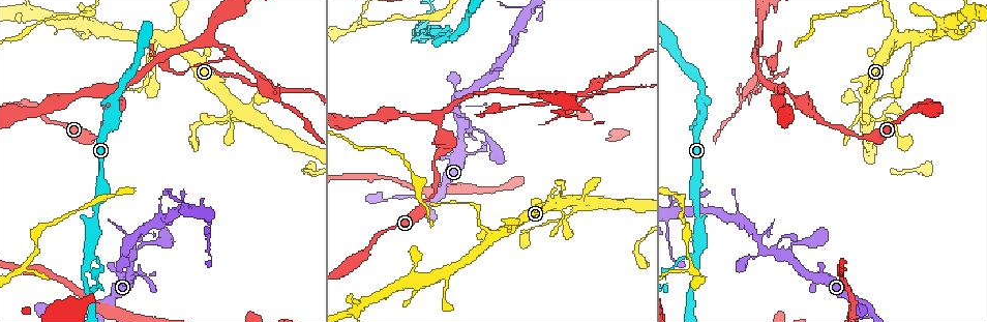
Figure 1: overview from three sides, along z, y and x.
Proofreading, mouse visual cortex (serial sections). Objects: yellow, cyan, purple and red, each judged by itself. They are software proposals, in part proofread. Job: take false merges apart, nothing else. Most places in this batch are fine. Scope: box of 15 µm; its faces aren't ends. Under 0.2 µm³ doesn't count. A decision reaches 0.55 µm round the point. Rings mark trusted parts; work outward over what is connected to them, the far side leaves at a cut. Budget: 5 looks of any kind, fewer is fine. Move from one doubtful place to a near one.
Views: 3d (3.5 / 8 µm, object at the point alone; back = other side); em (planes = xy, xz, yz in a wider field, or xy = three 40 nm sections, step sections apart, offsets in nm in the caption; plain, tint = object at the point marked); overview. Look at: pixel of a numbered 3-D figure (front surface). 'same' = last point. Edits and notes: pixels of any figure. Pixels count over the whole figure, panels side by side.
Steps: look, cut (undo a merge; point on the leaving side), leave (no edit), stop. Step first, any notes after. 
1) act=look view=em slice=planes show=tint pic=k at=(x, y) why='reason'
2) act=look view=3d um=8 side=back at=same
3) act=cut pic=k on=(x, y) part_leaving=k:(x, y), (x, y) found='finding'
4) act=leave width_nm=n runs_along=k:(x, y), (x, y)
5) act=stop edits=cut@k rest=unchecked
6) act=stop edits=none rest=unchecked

act=look view=3d um=3.5 pic=1 at=(759, 44) why='a fork'

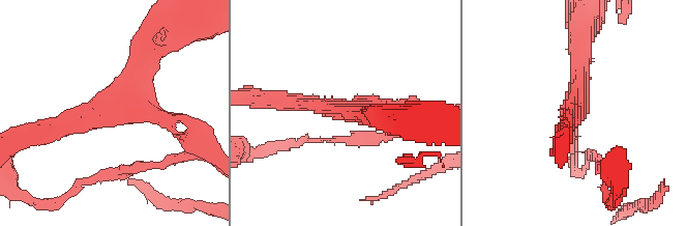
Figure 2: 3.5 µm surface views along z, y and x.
act=look view=em slice=xy step=2 show=tint pic=2 at=(124, 109) why='shape alone is not enough'

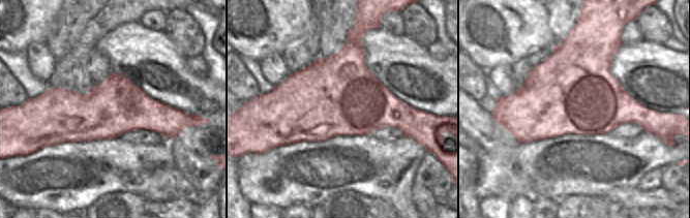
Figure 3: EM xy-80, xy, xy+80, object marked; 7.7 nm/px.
act=look view=em slice=xy step=5 show=tint at=same

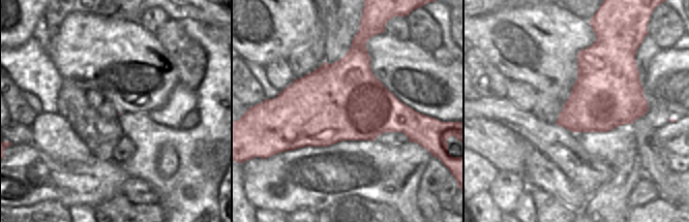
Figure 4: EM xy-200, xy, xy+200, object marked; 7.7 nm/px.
act=leave arms=3 arm_widths_nm=200,250,250 runs_along=2:(58, 125), (121, 113), (153, 49) found='one cell here'

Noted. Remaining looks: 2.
act=look view=3d um=3.5 pic=1 at=(585, 96) why='three arms meet'

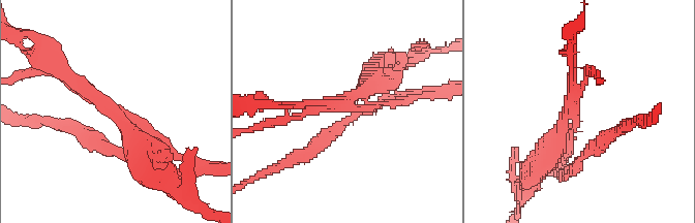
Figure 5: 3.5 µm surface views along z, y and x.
act=look view=em slice=xy step=5 show=tint pic=5 at=(572, 110) arms=3 arm_widths_nm=150,150,300

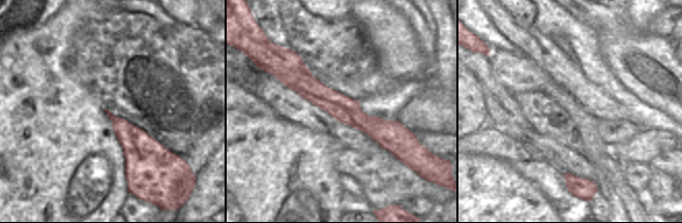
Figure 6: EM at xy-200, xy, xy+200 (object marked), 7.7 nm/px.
act=cut pic=5 on=(330, 131) found='a second cell is stuck on'

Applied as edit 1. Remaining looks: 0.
act=stop edits=cut@5 rest=unchecked

